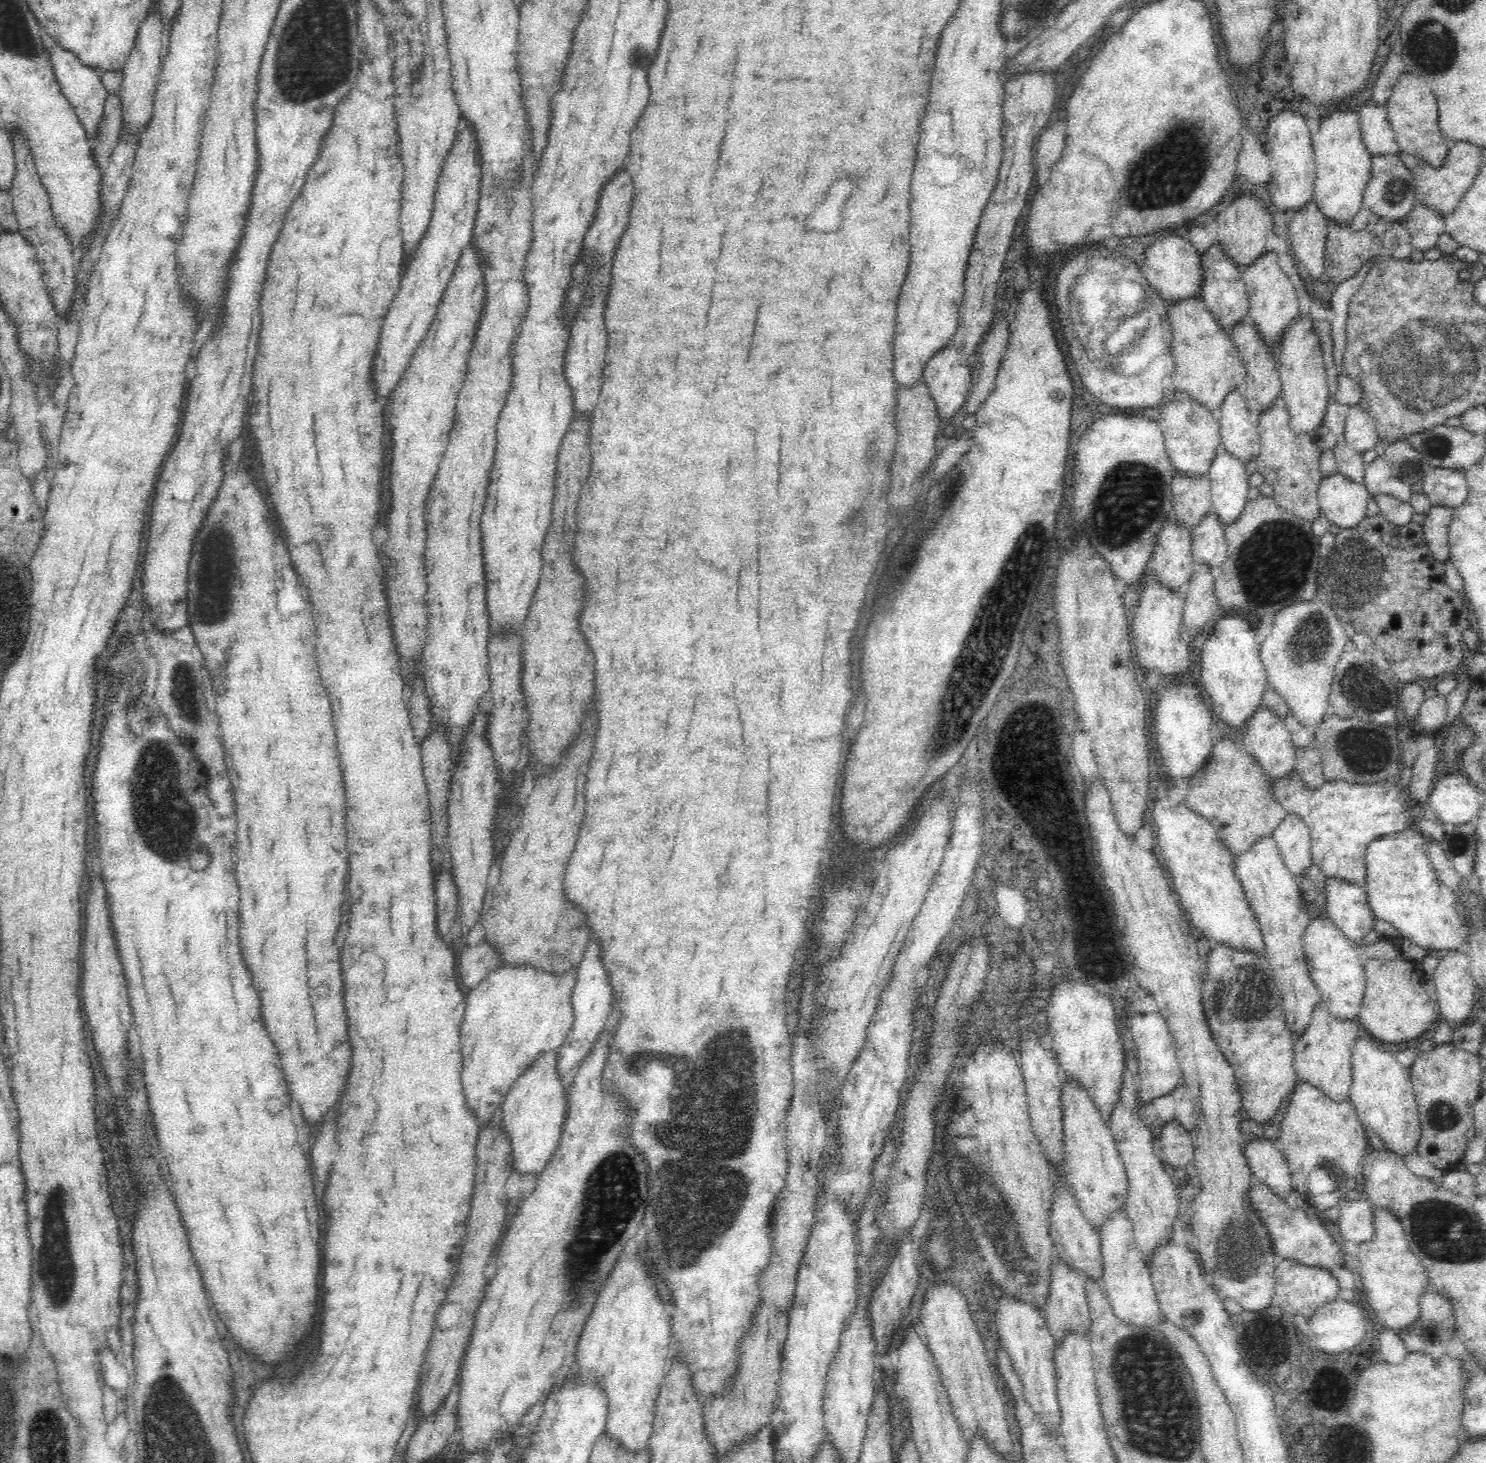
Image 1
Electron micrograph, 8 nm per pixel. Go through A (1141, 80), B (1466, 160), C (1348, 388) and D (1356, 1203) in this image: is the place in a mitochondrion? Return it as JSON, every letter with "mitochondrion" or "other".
{"A":"other","B":"other","C":"other","D":"other"}

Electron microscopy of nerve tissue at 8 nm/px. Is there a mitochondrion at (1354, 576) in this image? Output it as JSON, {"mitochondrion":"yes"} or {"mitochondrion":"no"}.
{"mitochondrion":"yes"}

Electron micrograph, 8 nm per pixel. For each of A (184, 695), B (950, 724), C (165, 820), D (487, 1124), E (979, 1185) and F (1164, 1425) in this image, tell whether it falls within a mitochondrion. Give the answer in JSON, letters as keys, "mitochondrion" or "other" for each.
{"A":"mitochondrion","B":"mitochondrion","C":"mitochondrion","D":"other","E":"mitochondrion","F":"mitochondrion"}

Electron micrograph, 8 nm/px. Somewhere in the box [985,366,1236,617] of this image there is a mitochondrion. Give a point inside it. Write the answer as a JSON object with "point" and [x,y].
{"point":[1133,493]}

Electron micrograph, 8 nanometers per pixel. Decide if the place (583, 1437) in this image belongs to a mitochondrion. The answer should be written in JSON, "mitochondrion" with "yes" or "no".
{"mitochondrion":"no"}

